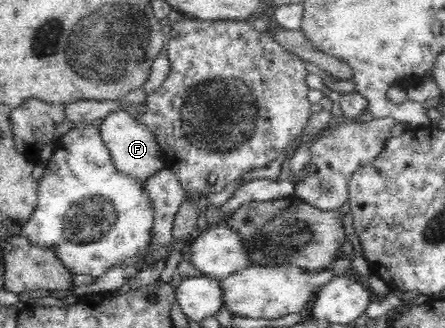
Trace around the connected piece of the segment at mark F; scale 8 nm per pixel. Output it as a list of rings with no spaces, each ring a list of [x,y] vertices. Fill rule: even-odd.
[[[119,110],[110,112],[99,122],[101,134],[105,137],[105,142],[109,144],[117,166],[122,171],[126,171],[130,175],[136,175],[138,179],[143,181],[155,176],[161,169],[168,168],[167,154],[161,146],[157,134],[149,128],[149,124],[145,124],[140,116],[135,117],[127,110]]]

